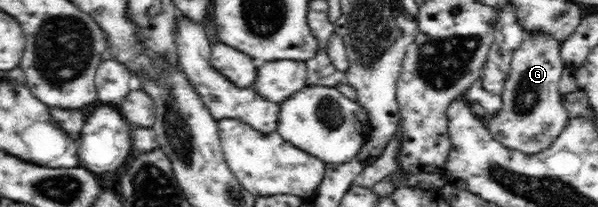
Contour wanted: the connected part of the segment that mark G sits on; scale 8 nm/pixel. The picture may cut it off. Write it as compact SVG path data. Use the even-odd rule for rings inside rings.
M528 32L520 47L514 51L510 73L504 81L502 111L493 115L487 127L507 149L536 155L548 149L567 125L570 117L559 92L559 81L566 67L560 47L560 40L548 32Z

